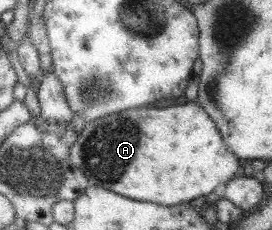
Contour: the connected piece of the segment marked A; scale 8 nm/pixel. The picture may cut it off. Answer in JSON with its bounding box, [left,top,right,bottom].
[69,100,242,206]

